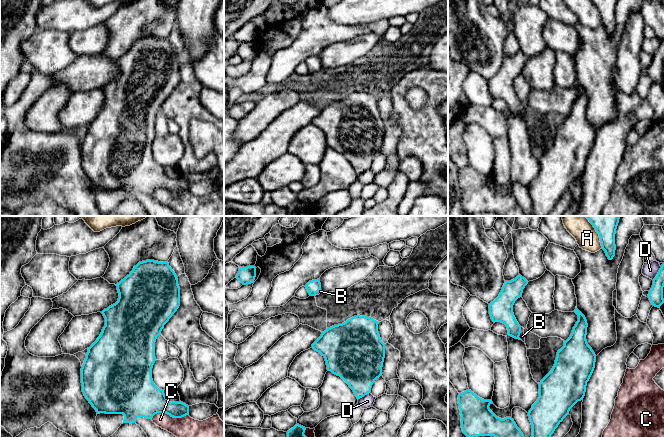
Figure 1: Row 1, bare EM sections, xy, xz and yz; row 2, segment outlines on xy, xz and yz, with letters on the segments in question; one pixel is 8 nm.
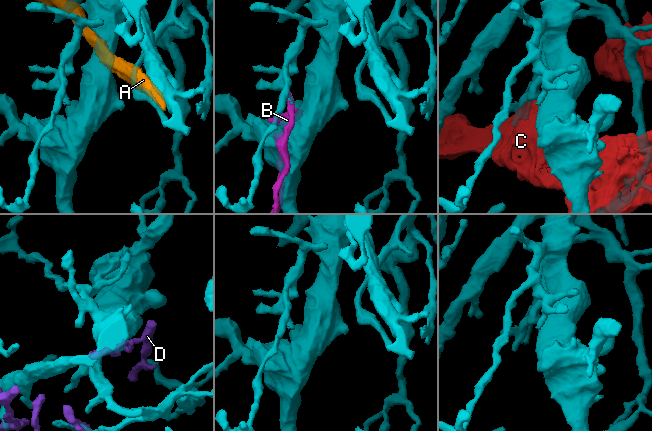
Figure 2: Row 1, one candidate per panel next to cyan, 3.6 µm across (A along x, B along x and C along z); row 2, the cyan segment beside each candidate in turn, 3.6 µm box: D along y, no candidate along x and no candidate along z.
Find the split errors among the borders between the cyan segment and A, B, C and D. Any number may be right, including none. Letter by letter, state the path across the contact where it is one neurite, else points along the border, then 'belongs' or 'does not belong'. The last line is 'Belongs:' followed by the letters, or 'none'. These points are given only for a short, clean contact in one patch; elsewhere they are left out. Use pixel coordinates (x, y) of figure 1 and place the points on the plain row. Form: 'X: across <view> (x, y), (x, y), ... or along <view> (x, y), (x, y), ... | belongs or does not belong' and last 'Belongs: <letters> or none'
A: does not belong
B: belongs
C: does not belong
D: does not belong
Belongs: B

